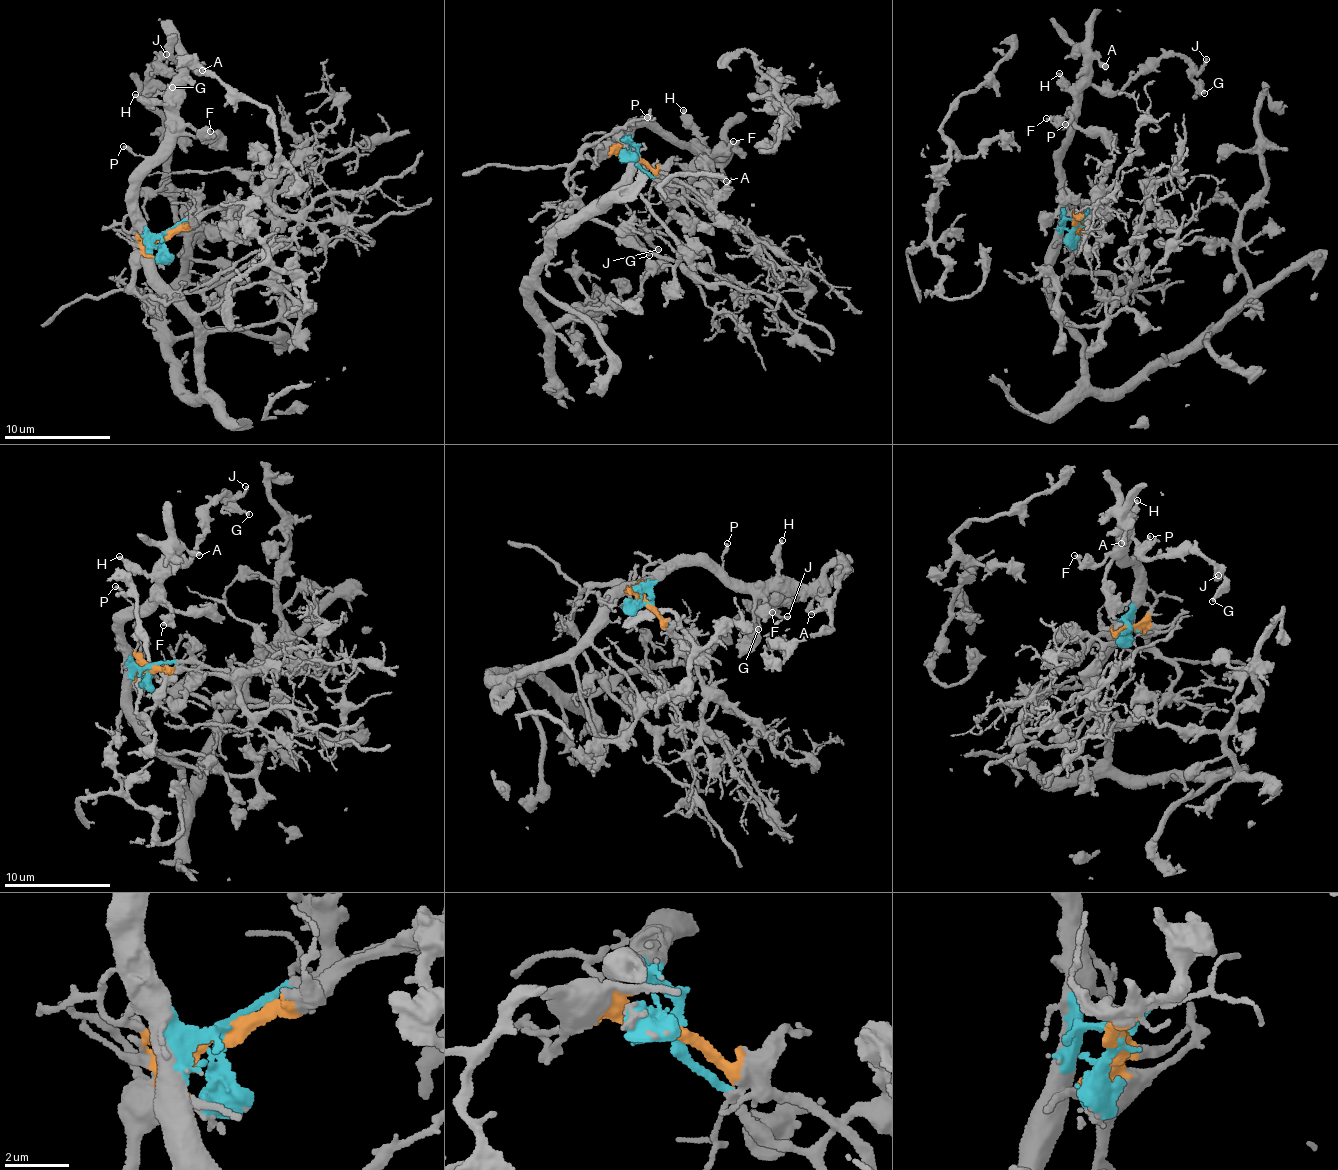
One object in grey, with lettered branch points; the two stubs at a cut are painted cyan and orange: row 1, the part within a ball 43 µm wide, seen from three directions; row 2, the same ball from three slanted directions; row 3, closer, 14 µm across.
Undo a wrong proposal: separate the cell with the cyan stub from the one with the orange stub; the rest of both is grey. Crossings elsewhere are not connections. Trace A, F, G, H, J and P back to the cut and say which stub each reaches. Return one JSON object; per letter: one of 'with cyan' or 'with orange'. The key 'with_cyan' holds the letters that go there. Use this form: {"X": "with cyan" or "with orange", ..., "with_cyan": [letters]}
{"A": "with cyan", "F": "with cyan", "G": "with cyan", "H": "with cyan", "J": "with cyan", "P": "with cyan", "with_cyan": ["A", "F", "G", "H", "J", "P"]}

